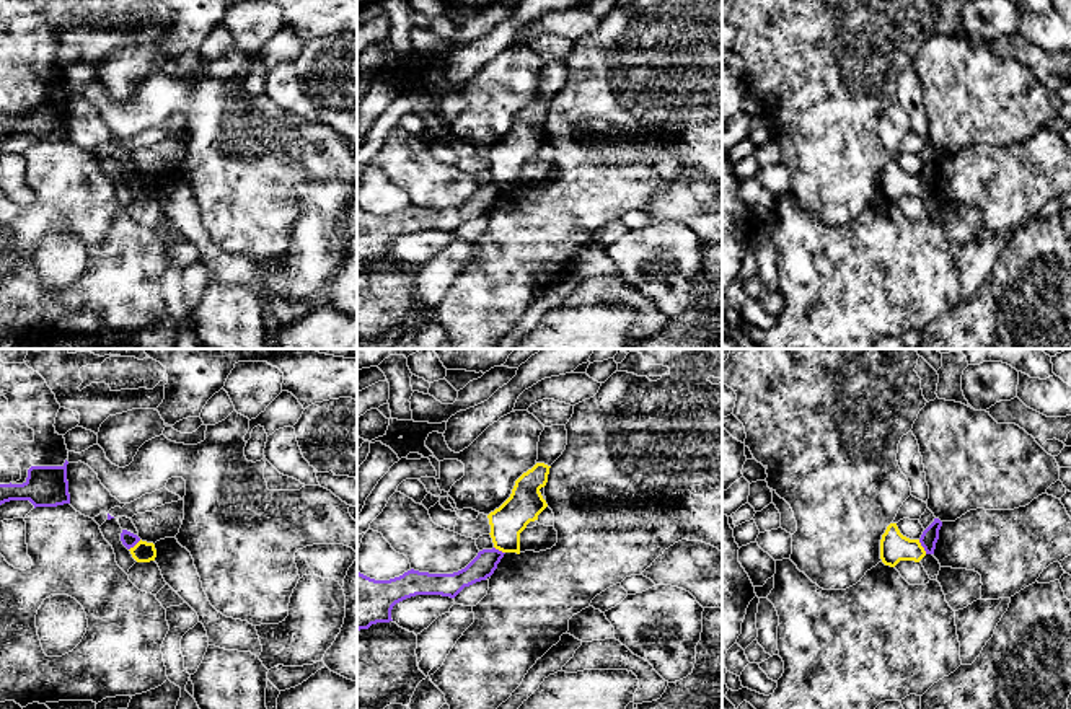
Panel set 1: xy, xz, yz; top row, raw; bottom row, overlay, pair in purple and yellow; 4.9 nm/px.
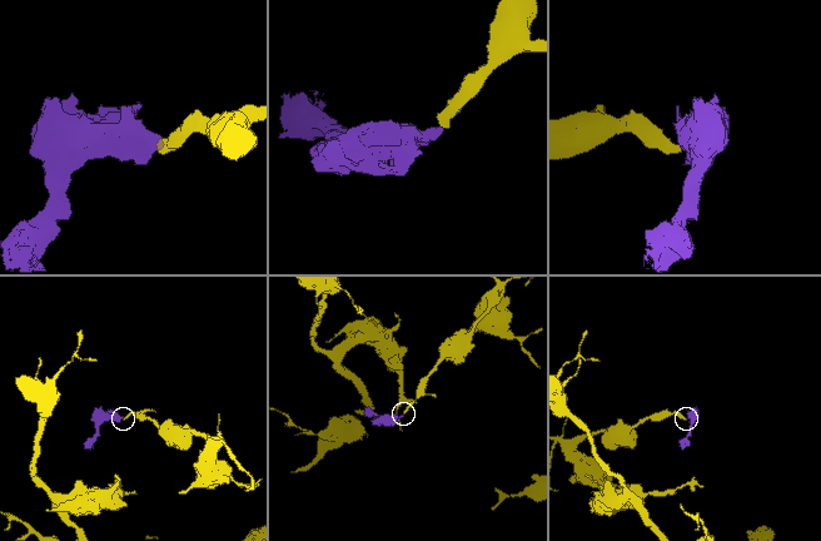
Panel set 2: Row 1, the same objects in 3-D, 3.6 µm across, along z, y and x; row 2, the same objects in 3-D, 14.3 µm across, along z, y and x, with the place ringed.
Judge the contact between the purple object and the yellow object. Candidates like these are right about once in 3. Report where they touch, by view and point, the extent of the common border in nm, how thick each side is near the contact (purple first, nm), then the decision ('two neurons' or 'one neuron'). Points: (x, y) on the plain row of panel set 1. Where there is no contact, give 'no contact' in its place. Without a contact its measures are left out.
contact yz (921, 180); length 80 nm; calibres 90 and 140 nm; two neurons

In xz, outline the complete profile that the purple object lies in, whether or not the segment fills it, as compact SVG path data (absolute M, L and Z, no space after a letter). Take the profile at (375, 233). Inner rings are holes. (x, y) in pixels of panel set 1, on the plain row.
M496 183L483 184L465 204L453 209L429 209L411 204L390 215L375 215L357 205L357 266L393 256L393 241L406 233L416 230L455 233L465 222L491 212L504 189Z

